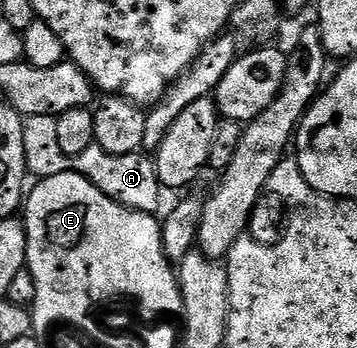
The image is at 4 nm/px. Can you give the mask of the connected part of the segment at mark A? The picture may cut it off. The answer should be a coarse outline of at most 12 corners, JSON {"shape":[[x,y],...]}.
{"shape":[[56,118],[23,124],[34,179],[72,171],[128,210],[156,215],[163,187],[148,153],[93,145],[73,159]]}

